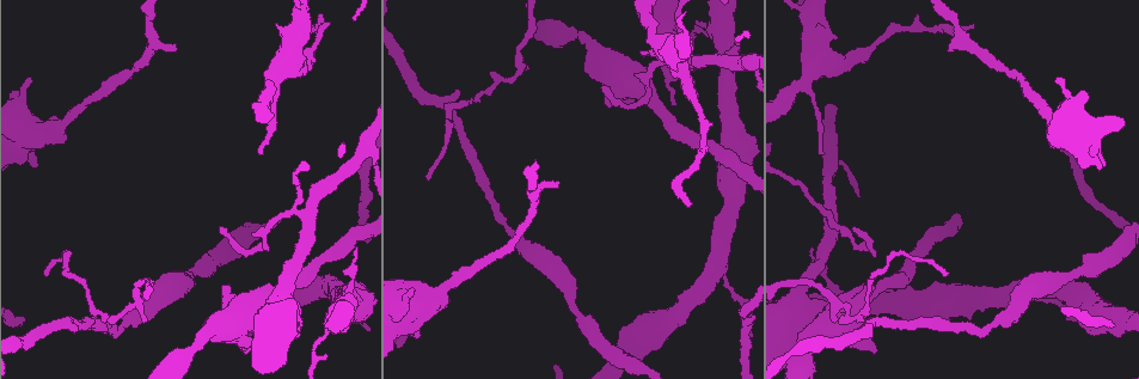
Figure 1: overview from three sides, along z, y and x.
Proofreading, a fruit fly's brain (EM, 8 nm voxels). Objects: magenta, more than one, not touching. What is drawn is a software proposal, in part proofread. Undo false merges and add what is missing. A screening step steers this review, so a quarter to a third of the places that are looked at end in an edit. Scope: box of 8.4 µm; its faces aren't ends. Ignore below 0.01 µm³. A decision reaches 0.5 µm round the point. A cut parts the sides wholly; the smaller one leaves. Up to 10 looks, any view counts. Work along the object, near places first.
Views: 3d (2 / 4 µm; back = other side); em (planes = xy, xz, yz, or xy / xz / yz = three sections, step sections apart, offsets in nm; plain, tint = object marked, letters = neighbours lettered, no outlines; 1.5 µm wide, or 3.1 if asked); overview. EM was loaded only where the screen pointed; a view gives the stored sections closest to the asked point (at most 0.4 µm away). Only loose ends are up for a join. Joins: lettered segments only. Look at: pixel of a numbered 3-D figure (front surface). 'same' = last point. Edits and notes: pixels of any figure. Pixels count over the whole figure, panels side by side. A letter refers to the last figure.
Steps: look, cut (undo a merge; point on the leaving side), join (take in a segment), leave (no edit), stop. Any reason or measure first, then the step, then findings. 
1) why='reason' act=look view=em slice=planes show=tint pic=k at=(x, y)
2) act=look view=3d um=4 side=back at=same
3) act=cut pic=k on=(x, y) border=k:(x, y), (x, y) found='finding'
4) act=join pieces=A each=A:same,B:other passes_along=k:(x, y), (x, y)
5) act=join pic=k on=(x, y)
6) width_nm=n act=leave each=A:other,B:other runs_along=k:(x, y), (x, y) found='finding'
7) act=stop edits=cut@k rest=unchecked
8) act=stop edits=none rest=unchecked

why='branch stops here' act=look view=em slice=planes show=letters pic=1 at=(971, 28)

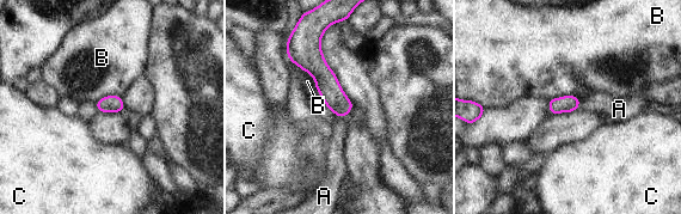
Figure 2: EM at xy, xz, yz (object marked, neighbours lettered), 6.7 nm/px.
act=join pieces=A each=A:same,B:other,C:other found='the neuron continues'

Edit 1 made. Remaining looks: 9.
why='branch stops here' act=look view=em slice=xy step=4 show=letters pic=1 at=(174, 47)

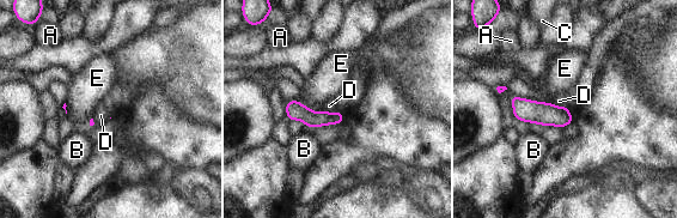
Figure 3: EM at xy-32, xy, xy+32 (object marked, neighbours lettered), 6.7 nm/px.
why='cut it another way' act=look view=em slice=planes show=letters at=same

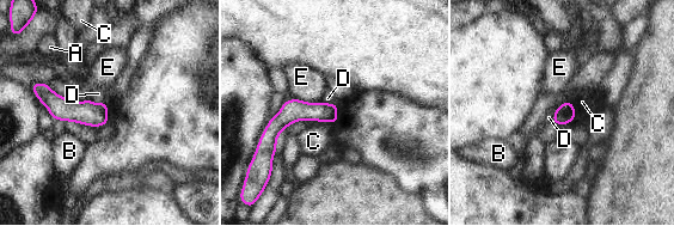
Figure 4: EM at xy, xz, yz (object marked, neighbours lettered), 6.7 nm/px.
width_nm=120 act=leave each=A:other,B:other,C:other,D:other,E:other border=4:(90, 99), (96, 103), (104, 102) found='none of them fits'

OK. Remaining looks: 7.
why='free end' act=look view=em slice=planes show=letters pic=1 at=(836, 321)

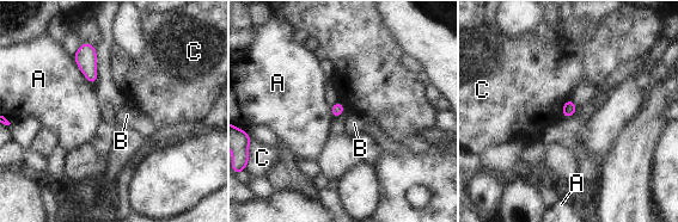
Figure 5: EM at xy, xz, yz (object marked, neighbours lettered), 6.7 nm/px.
act=leave each=A:other,B:other,C:other border=5:(72, 56), (80, 72), (92, 85) found='no lettered segment goes on from it'

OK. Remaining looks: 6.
why='an open end' act=look view=em slice=planes show=letters pic=1 at=(873, 339)

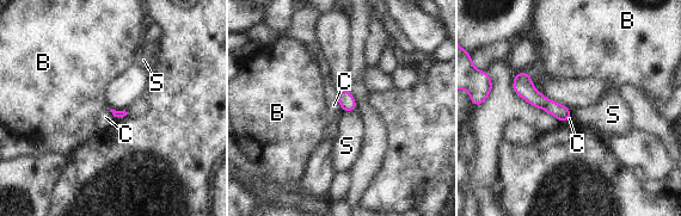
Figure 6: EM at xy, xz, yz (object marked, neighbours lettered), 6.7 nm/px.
act=leave each=B:other,C:other,S:other found='none of them fits'

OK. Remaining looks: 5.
act=stop edits=join@2 rest=unchecked

